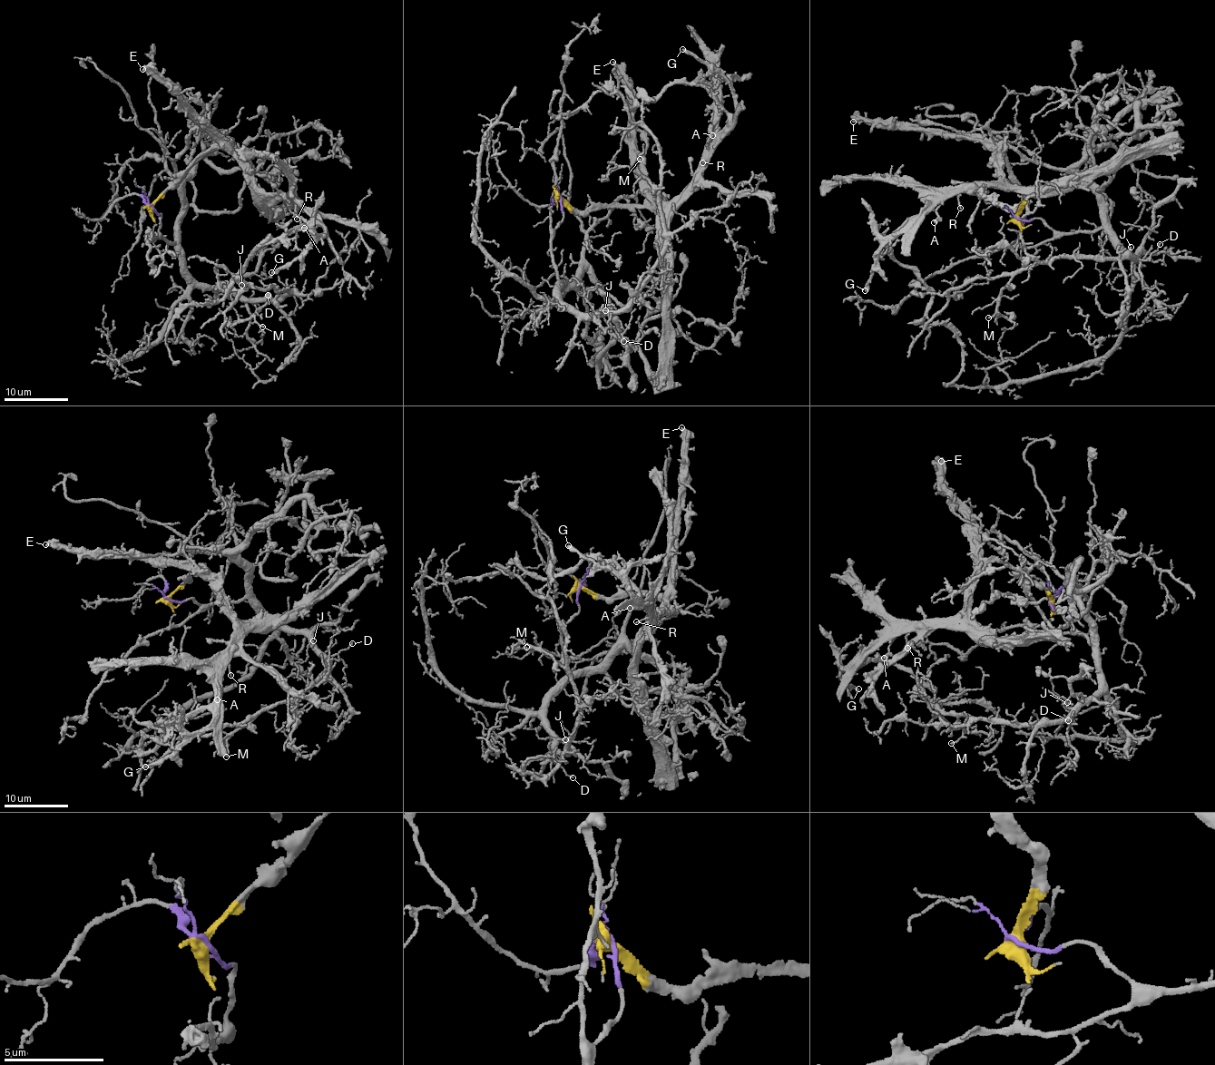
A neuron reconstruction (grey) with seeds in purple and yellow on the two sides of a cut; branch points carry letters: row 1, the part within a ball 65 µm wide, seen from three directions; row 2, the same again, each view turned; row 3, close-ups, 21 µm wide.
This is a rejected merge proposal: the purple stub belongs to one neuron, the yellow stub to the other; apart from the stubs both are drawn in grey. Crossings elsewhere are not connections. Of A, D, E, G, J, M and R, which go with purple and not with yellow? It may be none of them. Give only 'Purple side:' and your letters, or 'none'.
Purple side: D, J, M

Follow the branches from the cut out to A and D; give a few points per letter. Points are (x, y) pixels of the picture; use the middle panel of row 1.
A: (559, 196), (579, 210), (590, 211), (609, 207), (647, 206), (661, 199), (672, 202), (692, 182), (712, 134)
D: (559, 196), (563, 221), (551, 240), (555, 295), (583, 313), (599, 311), (610, 317), (610, 325), (623, 341)

